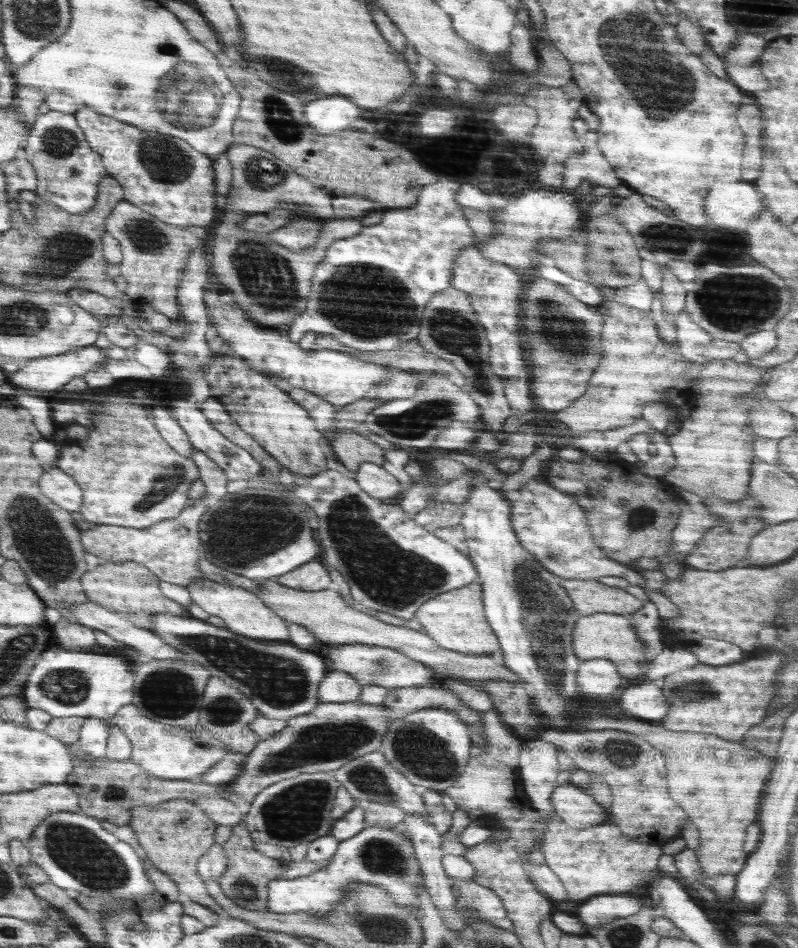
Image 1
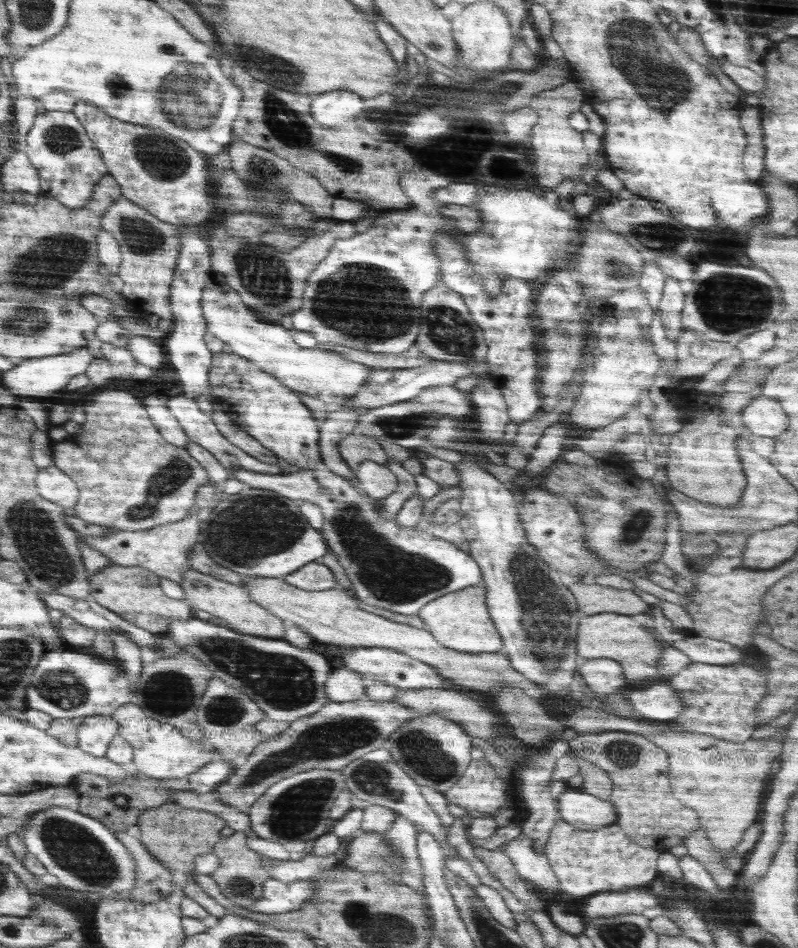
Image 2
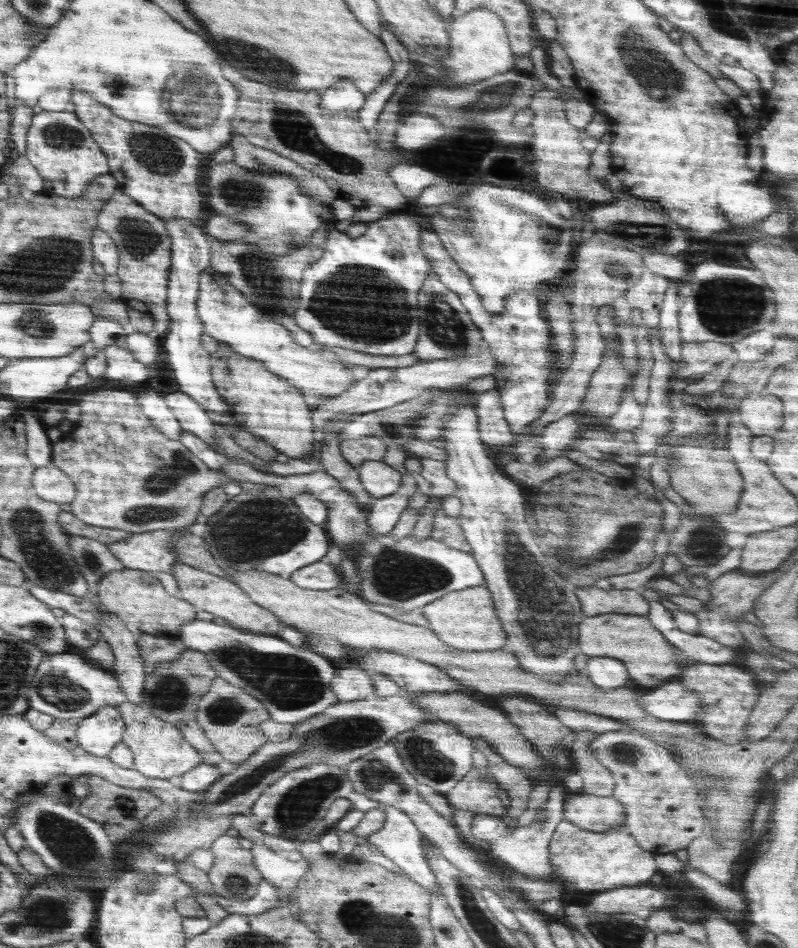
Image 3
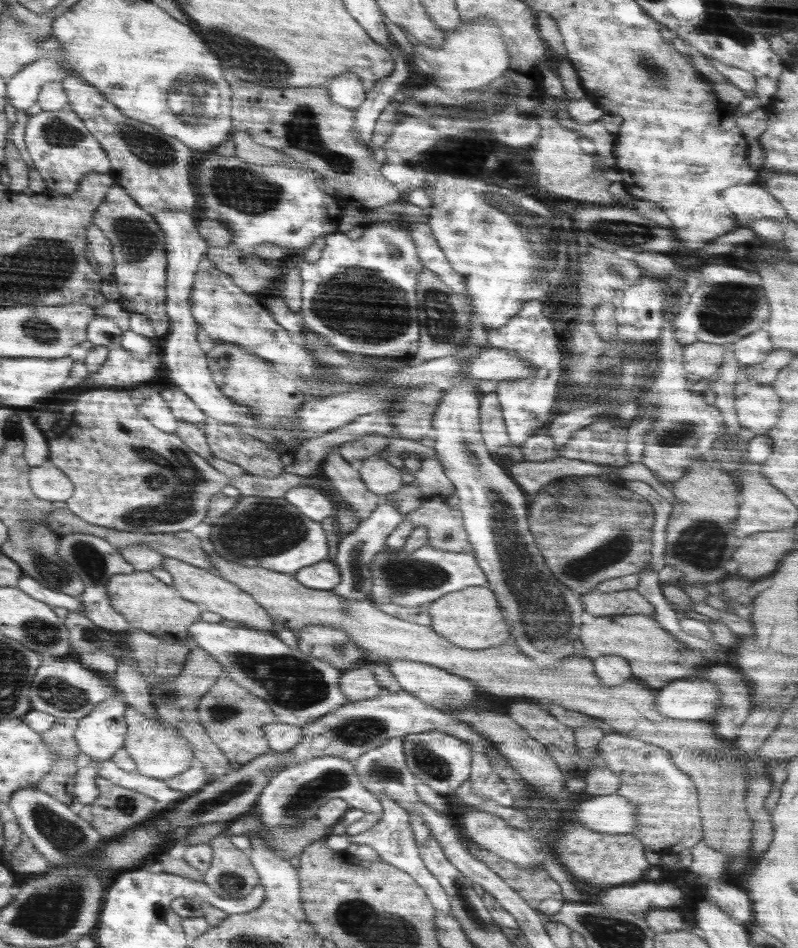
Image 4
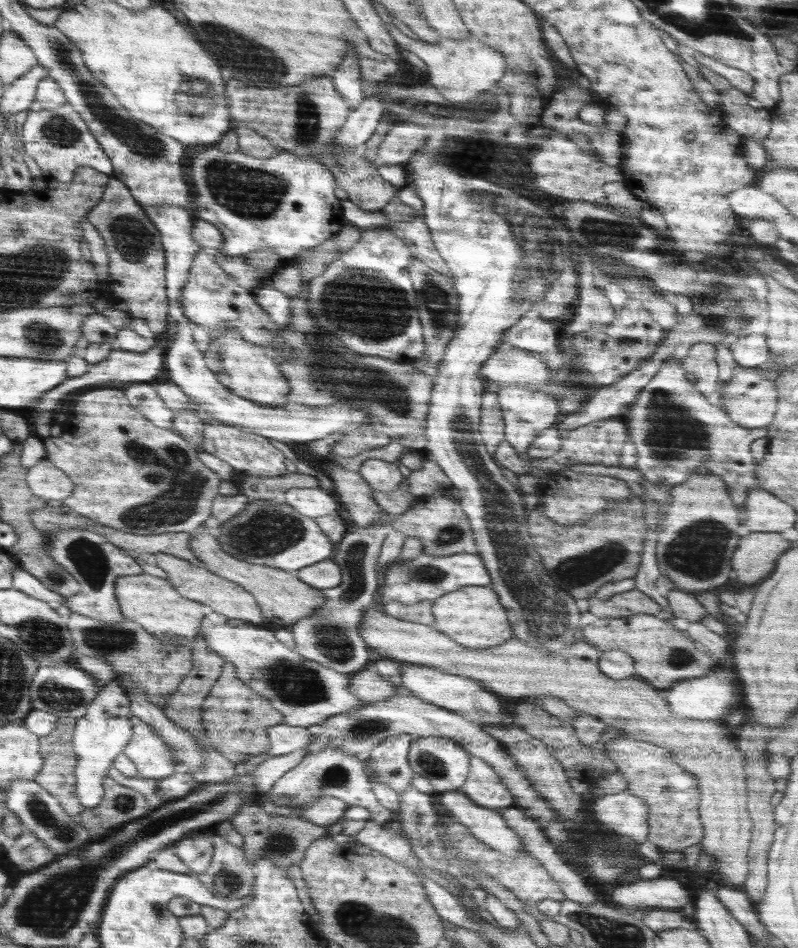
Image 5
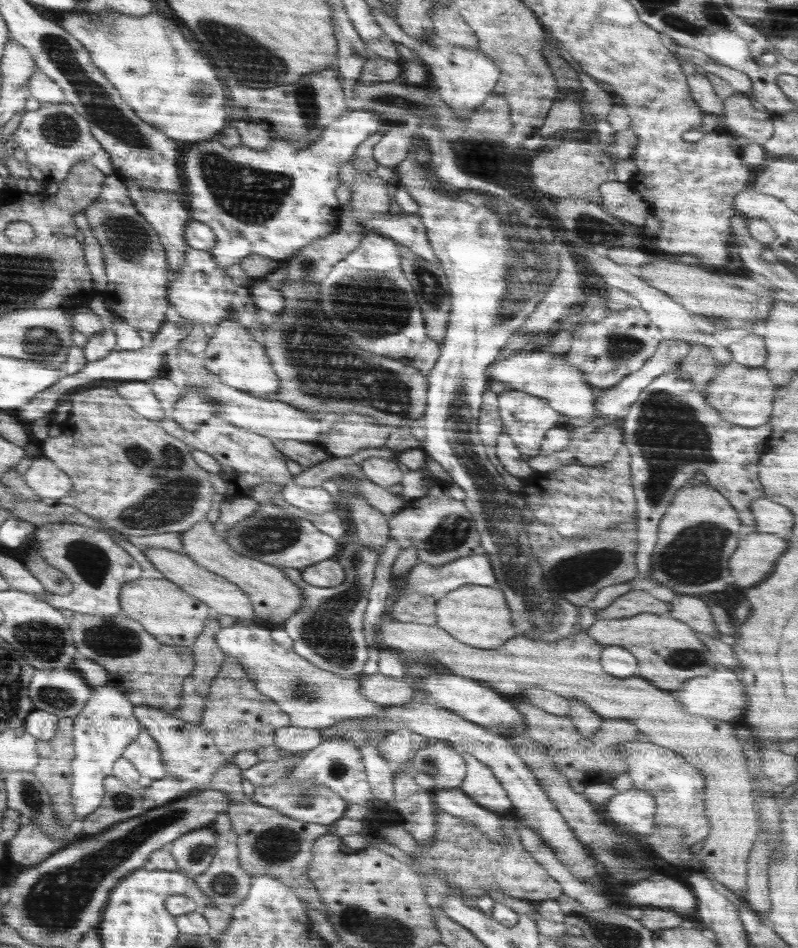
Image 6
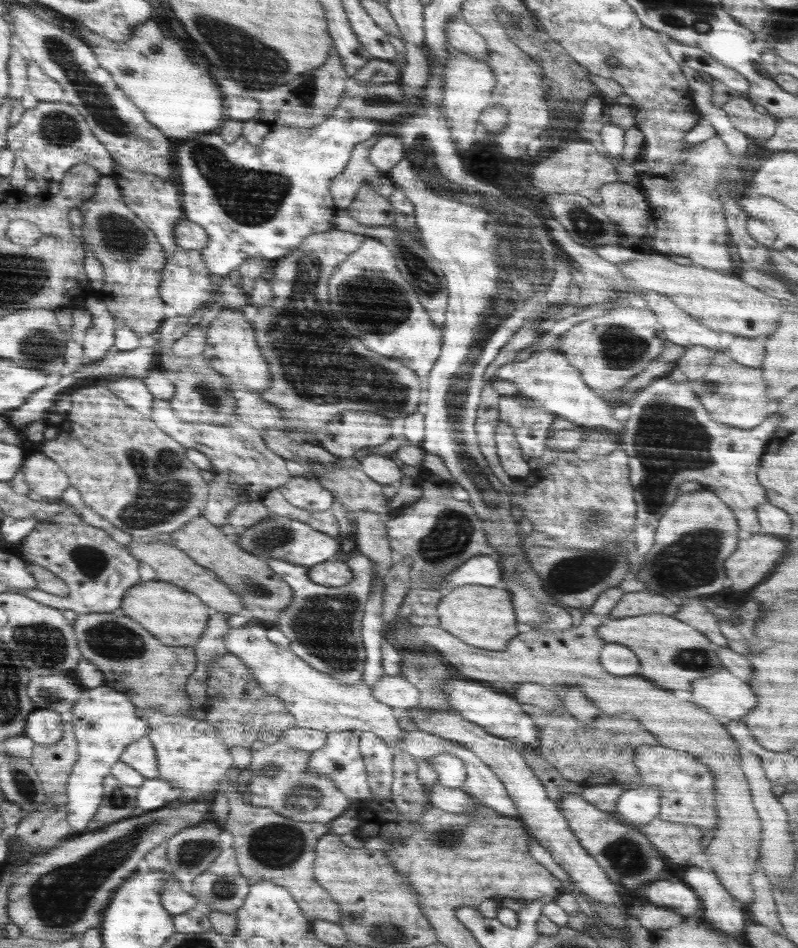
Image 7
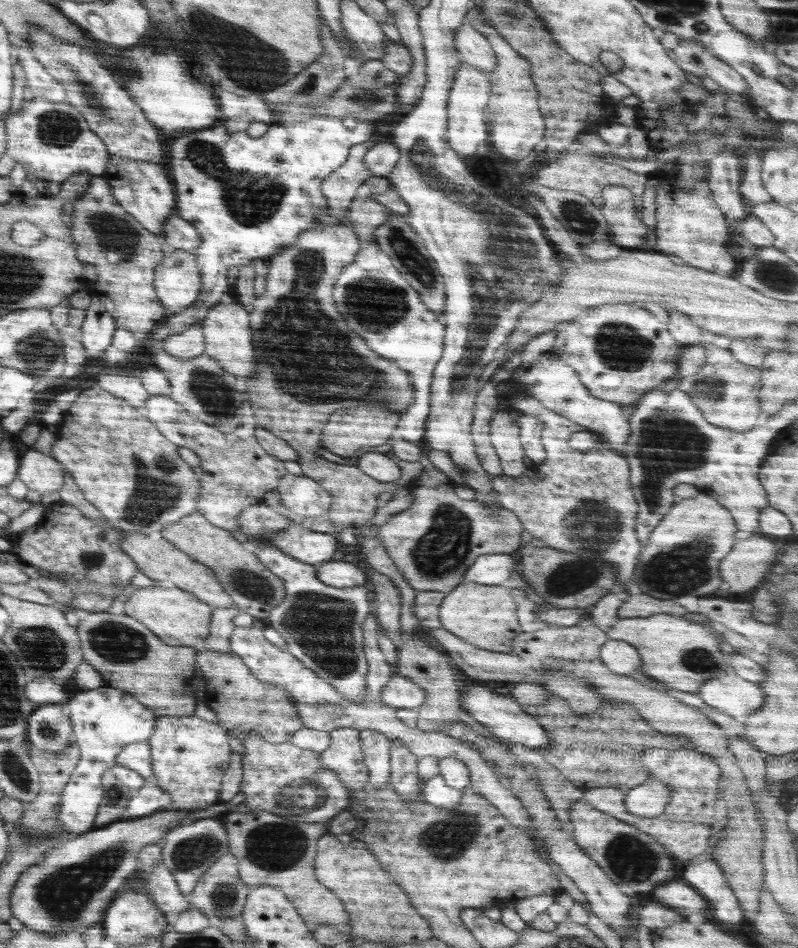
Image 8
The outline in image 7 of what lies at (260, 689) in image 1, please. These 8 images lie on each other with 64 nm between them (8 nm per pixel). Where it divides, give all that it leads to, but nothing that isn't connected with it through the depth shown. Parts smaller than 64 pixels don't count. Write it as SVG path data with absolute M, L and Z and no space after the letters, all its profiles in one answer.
M242 625L238 628L230 628L230 632L224 636L224 645L228 653L239 656L240 660L252 670L253 677L262 685L264 691L276 695L284 701L288 712L296 719L296 726L310 728L324 732L334 731L358 731L362 734L378 735L382 740L393 747L406 751L417 759L426 759L436 754L454 754L464 761L468 774L467 785L461 789L470 797L474 797L487 807L494 809L500 815L512 817L521 821L521 815L516 809L514 801L508 795L504 783L494 774L494 771L484 764L470 749L456 741L444 737L414 729L408 731L399 726L396 712L393 707L378 702L372 695L372 689L360 680L354 686L340 684L332 676L312 668L310 664L298 658L289 648L280 648L274 642L270 642L266 636L264 626Z

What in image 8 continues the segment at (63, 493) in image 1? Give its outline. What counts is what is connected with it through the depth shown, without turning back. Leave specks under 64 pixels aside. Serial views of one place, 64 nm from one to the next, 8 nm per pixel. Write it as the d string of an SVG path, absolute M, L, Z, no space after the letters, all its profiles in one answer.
M30 448L20 456L17 478L41 495L59 491L64 485L64 470L53 457Z

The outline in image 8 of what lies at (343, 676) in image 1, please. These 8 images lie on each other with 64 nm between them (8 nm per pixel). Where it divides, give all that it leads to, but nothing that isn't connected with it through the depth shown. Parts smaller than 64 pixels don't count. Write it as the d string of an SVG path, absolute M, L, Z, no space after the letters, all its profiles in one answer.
M393 674L386 686L382 686L382 702L397 708L416 708L422 706L425 692L418 683L412 682L405 676Z

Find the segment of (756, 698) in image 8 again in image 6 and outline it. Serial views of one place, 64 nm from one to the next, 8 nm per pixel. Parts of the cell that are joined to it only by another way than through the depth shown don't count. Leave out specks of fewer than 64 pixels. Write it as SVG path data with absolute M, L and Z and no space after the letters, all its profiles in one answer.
M716 668L716 672L706 677L692 678L686 682L686 688L680 692L680 702L688 708L688 712L694 712L698 716L714 716L718 720L741 720L744 710L748 708L746 690L742 681L729 668Z

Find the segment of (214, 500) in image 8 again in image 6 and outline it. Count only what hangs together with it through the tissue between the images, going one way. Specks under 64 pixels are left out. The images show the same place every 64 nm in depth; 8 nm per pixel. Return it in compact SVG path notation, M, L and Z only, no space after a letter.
M169 411L164 417L160 417L158 423L160 428L164 428L168 434L176 436L178 440L186 442L188 446L192 446L196 450L210 454L220 464L220 477L226 482L228 489L224 492L216 491L212 495L210 511L206 513L206 519L210 522L220 520L220 506L224 502L232 502L238 498L251 498L250 488L265 483L288 485L293 480L292 474L287 470L287 457L275 448L273 440L270 437L252 432L249 428L238 428L235 424L220 420L218 417L209 419L206 424L200 424L200 428L196 429L196 432L189 431L182 428L182 425L178 425Z

